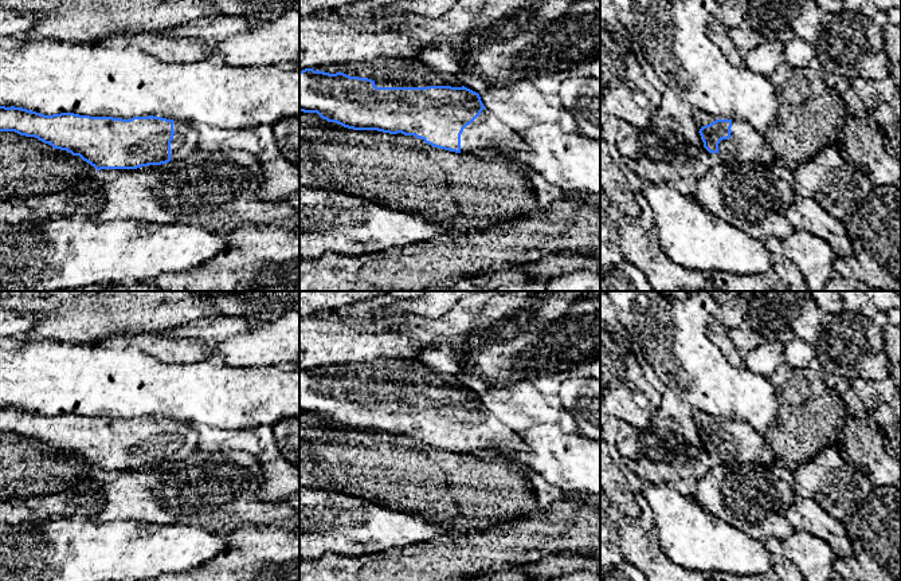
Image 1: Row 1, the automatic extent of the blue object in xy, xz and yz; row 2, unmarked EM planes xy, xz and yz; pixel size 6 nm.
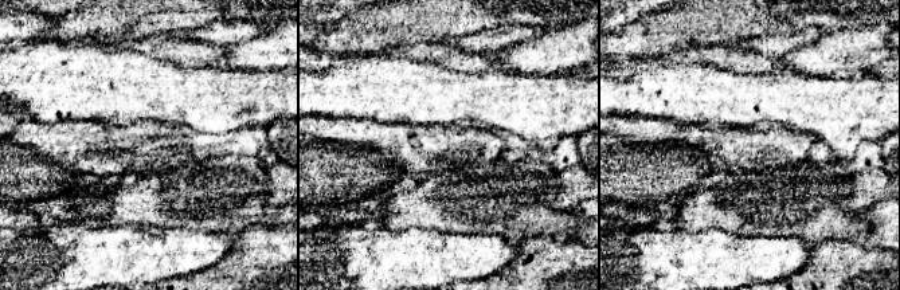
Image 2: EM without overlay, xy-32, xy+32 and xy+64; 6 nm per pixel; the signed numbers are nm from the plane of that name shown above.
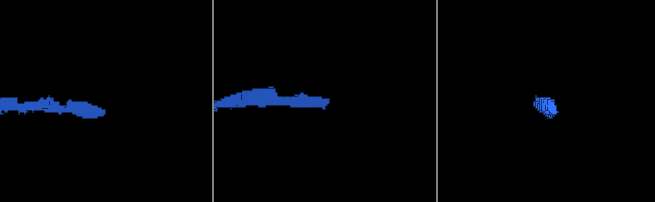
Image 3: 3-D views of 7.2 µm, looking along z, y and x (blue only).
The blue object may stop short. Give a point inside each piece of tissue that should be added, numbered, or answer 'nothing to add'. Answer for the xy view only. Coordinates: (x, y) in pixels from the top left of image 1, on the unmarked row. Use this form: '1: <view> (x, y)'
1: xy (184, 442)

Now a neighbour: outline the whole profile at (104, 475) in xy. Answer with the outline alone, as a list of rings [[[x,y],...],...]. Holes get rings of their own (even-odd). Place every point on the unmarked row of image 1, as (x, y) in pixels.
[[[248,451],[197,452],[188,458],[161,466],[148,466],[137,470],[101,470],[97,472],[99,488],[94,499],[99,509],[89,518],[97,523],[114,521],[134,521],[160,526],[201,526],[211,531],[232,531],[246,525],[275,525],[290,522],[295,510],[285,500],[265,502],[259,498],[263,483],[263,467]]]

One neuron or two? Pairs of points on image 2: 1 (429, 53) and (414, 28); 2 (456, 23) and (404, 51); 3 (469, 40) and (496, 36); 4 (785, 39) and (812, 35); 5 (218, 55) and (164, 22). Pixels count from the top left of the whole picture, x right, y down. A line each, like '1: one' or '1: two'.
1: two
2: two
3: one
4: one
5: two

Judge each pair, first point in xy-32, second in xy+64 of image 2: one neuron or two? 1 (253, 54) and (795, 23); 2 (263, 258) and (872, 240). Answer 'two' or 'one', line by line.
1: two
2: two

